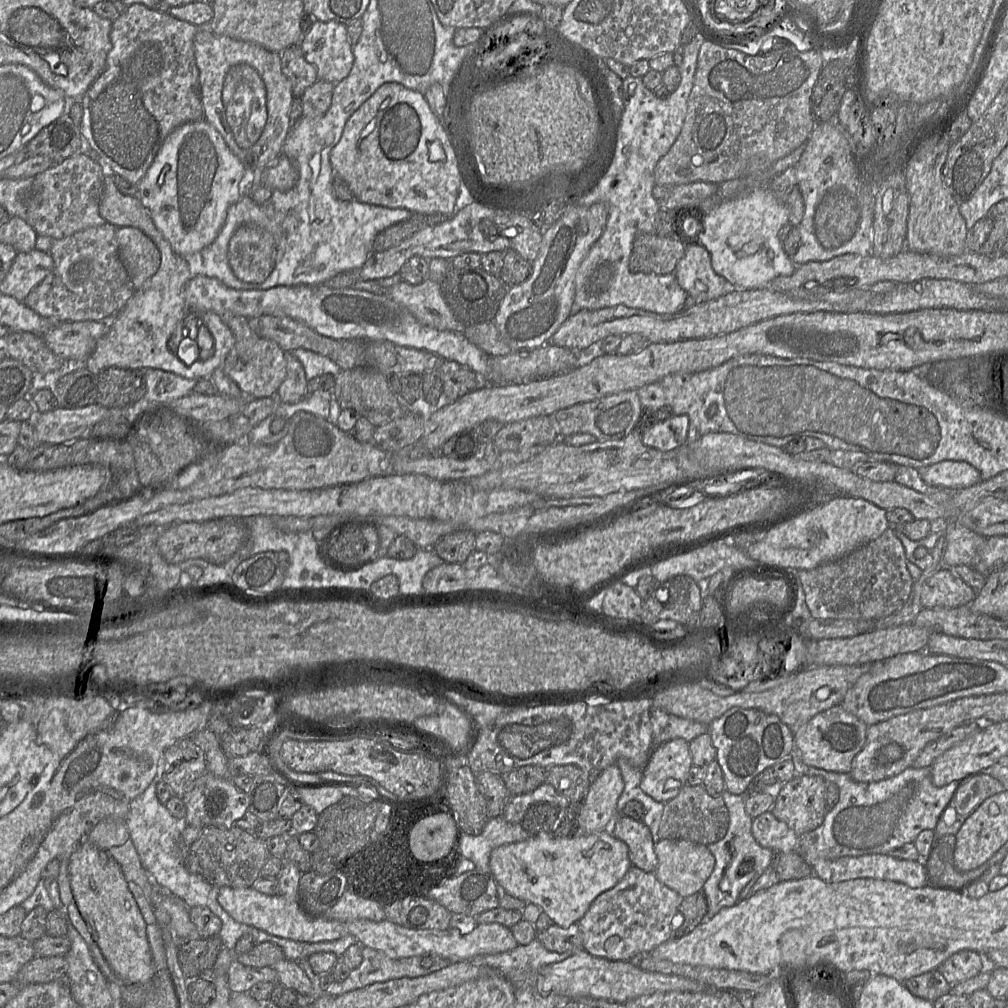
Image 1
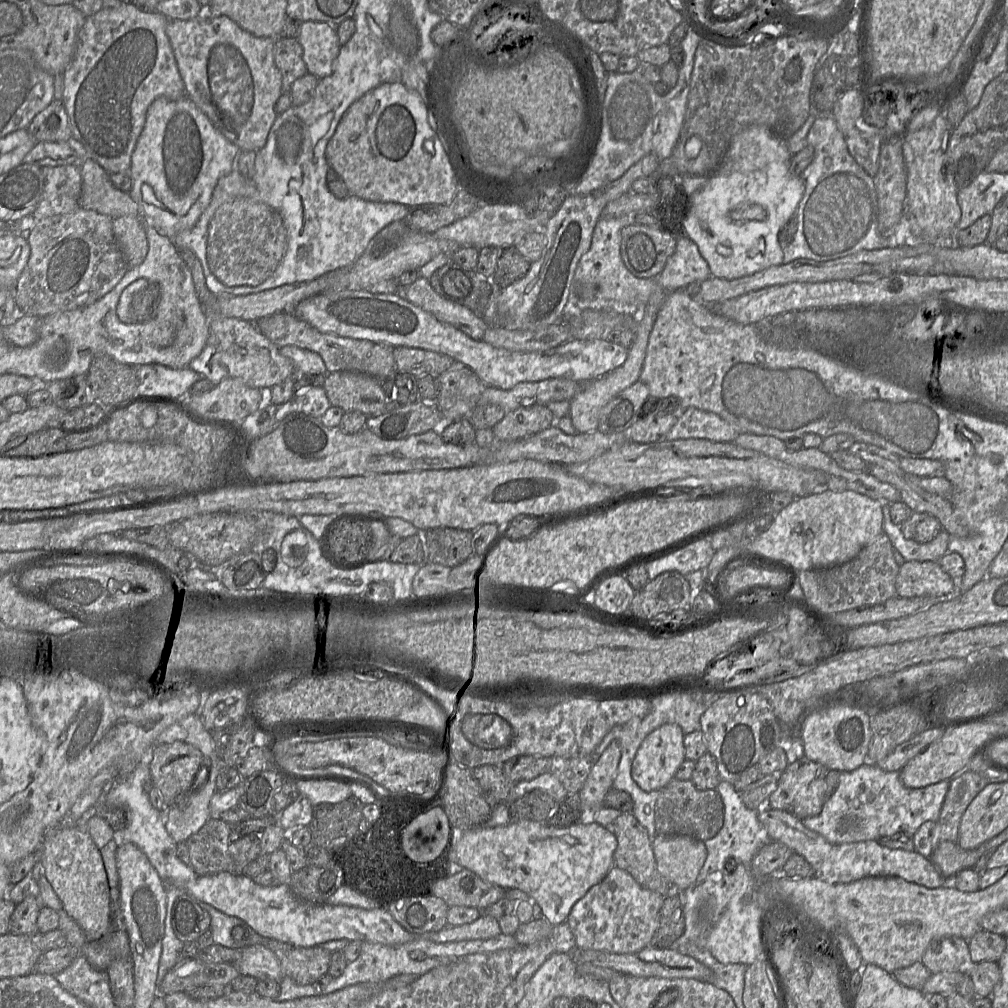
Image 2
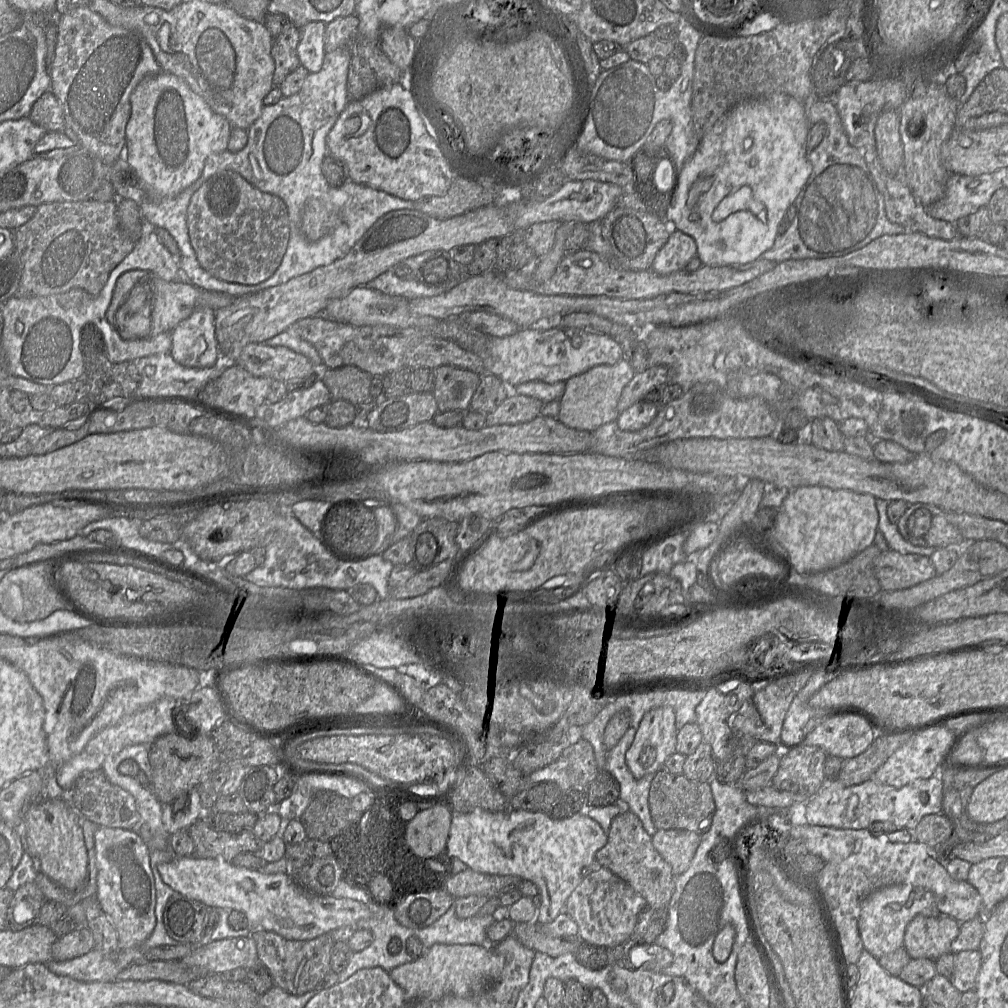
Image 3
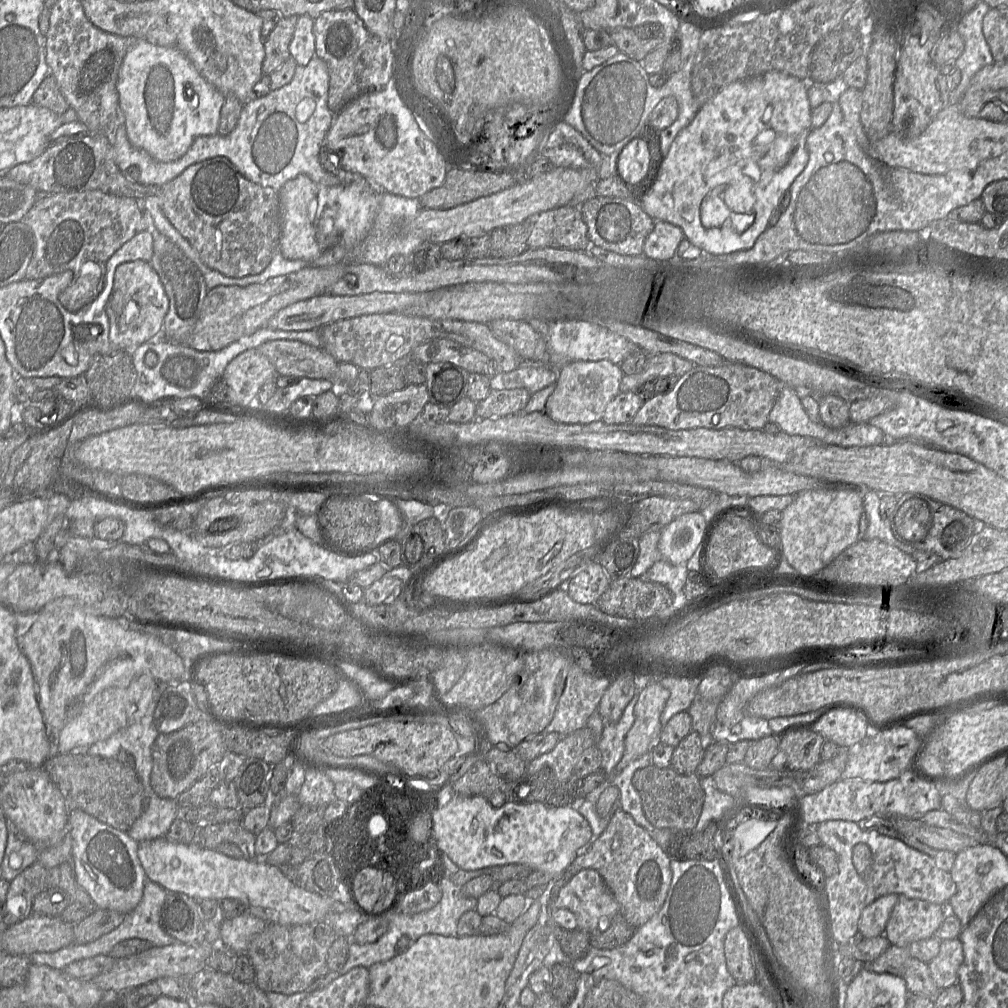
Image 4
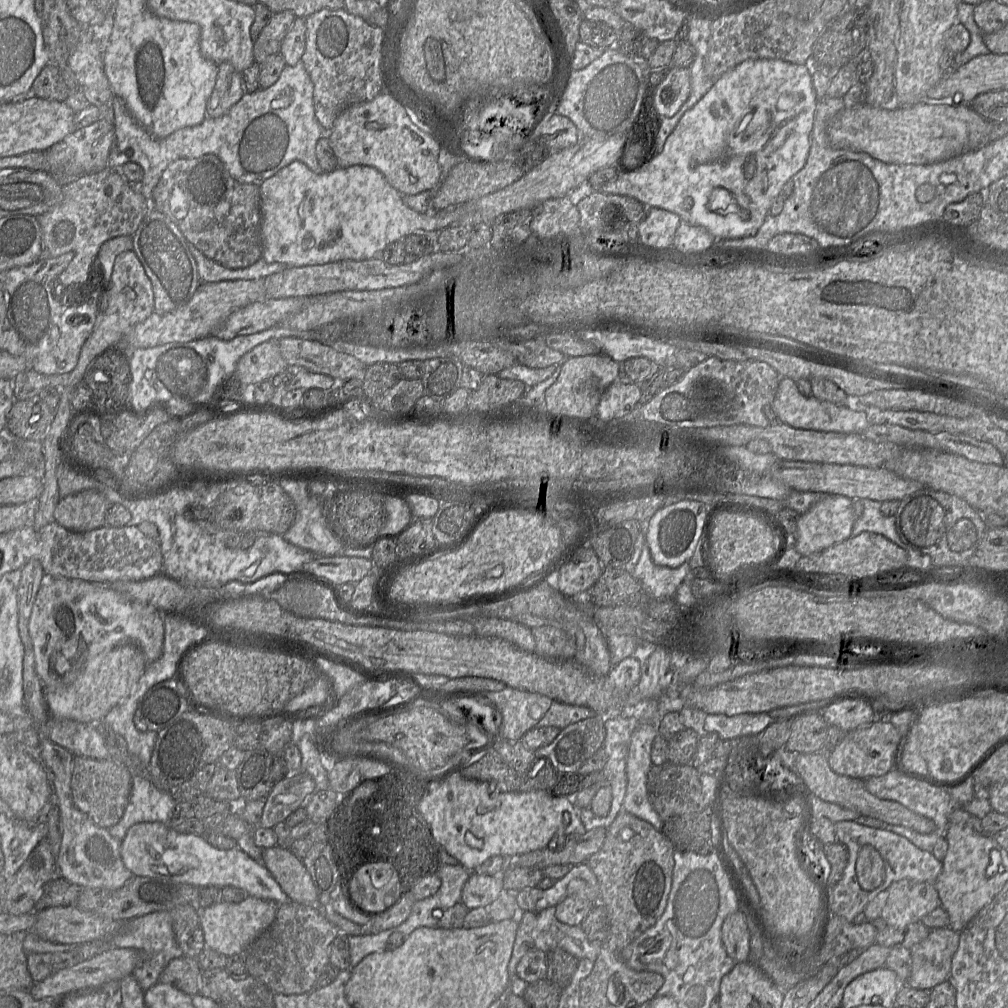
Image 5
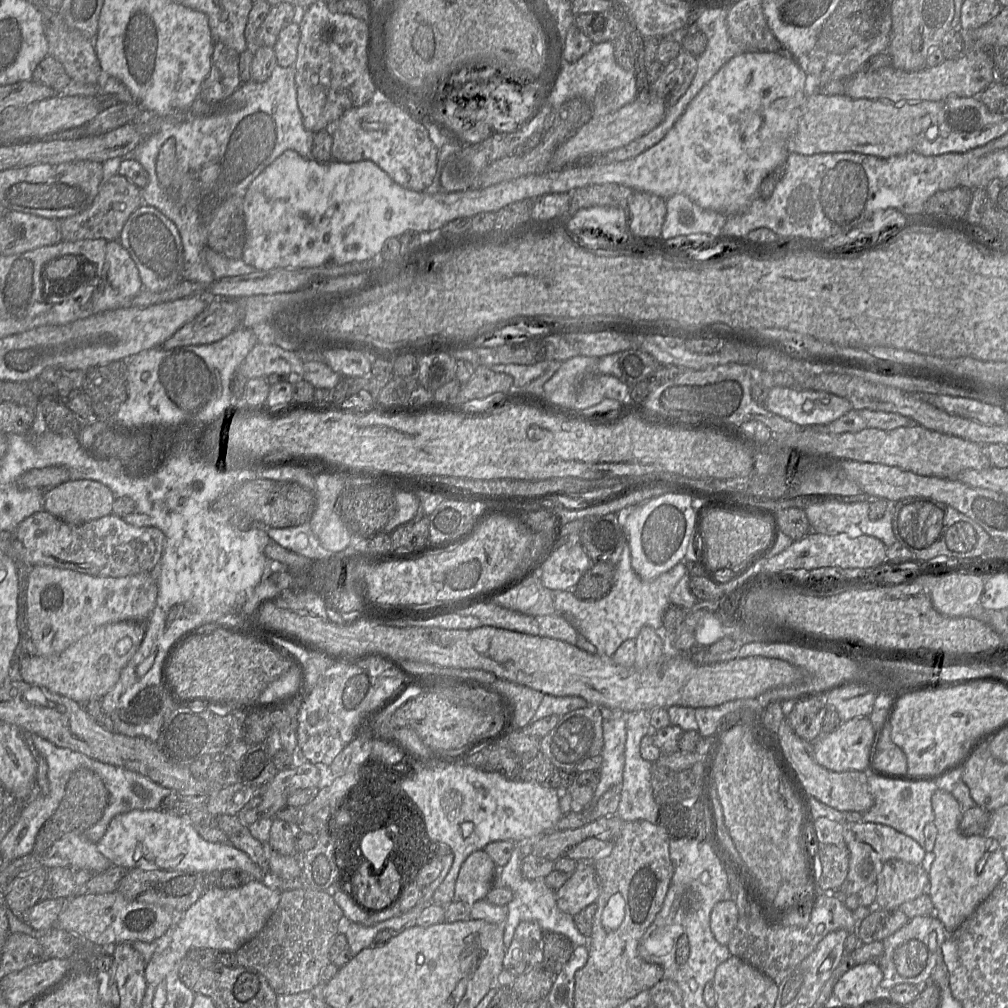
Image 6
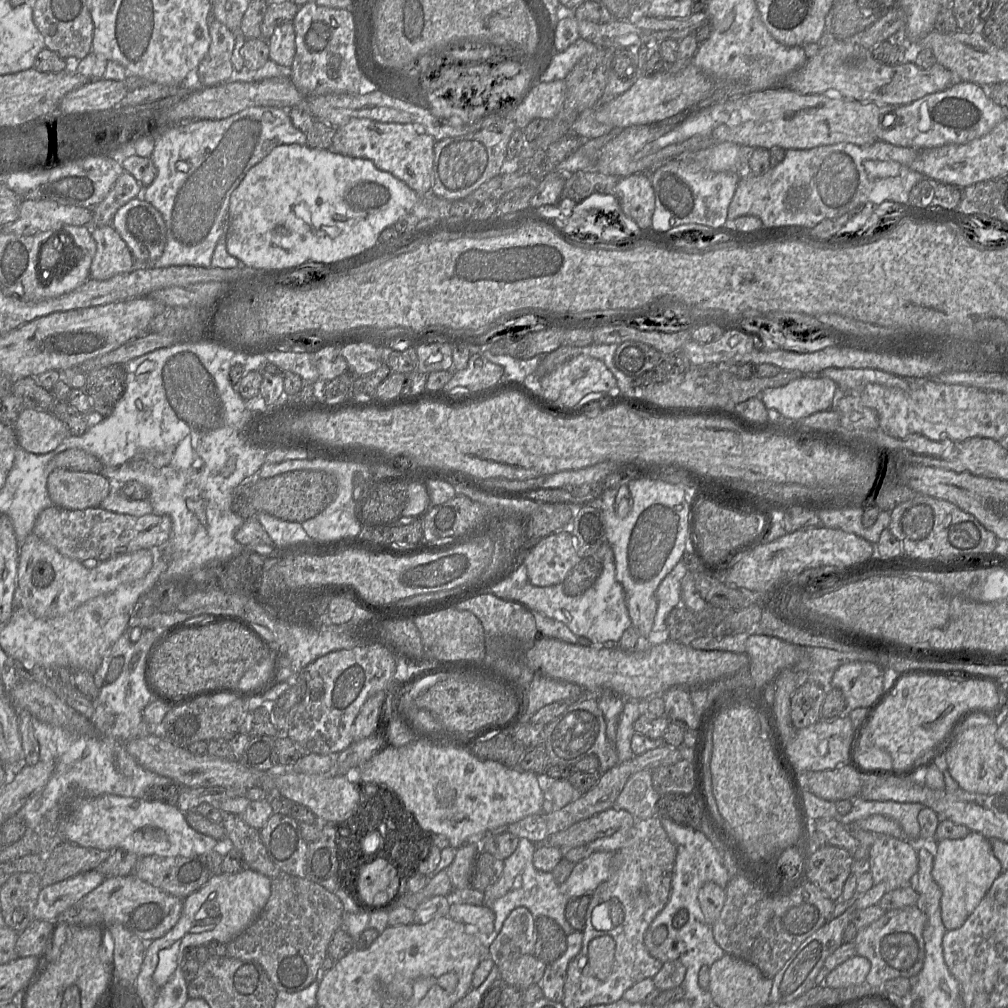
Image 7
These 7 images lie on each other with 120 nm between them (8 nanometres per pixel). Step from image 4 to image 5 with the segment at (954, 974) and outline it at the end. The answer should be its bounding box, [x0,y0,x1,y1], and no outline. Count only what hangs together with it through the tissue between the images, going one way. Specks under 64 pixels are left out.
[905,927,960,991]

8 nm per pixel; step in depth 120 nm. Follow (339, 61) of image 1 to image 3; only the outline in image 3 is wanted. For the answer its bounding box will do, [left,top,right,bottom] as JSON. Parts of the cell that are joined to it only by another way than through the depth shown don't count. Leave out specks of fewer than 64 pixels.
[297,21,326,72]

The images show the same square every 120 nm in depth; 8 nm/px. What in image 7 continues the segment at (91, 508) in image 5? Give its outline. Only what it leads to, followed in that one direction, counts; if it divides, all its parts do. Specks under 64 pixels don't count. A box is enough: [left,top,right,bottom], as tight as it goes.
[47,469,110,510]

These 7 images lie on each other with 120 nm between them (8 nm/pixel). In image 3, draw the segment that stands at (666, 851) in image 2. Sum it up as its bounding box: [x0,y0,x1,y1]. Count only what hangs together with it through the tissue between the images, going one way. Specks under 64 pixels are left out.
[652,829,700,877]

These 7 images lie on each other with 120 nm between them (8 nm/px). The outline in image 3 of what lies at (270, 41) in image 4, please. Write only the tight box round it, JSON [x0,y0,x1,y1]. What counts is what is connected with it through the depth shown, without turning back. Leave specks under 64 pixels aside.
[271,25,301,87]

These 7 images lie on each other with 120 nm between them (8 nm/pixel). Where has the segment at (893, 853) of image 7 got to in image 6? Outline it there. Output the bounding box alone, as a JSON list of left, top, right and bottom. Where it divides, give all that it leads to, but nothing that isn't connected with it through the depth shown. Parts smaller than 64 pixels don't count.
[874,860,929,910]

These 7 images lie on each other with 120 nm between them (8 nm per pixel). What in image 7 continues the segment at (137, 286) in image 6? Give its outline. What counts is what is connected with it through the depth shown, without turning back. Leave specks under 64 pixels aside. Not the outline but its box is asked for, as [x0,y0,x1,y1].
[90,225,134,280]

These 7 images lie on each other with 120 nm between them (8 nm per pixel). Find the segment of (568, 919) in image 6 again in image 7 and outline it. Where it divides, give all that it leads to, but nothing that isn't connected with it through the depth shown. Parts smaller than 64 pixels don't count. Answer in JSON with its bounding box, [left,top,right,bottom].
[484,838,575,941]

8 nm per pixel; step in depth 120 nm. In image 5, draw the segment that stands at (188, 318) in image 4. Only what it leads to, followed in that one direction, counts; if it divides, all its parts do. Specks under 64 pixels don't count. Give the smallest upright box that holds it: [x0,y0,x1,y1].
[131,209,201,314]

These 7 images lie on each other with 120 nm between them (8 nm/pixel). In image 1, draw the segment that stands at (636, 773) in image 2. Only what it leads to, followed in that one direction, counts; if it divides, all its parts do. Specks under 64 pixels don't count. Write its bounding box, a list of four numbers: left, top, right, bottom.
[640,738,693,804]

